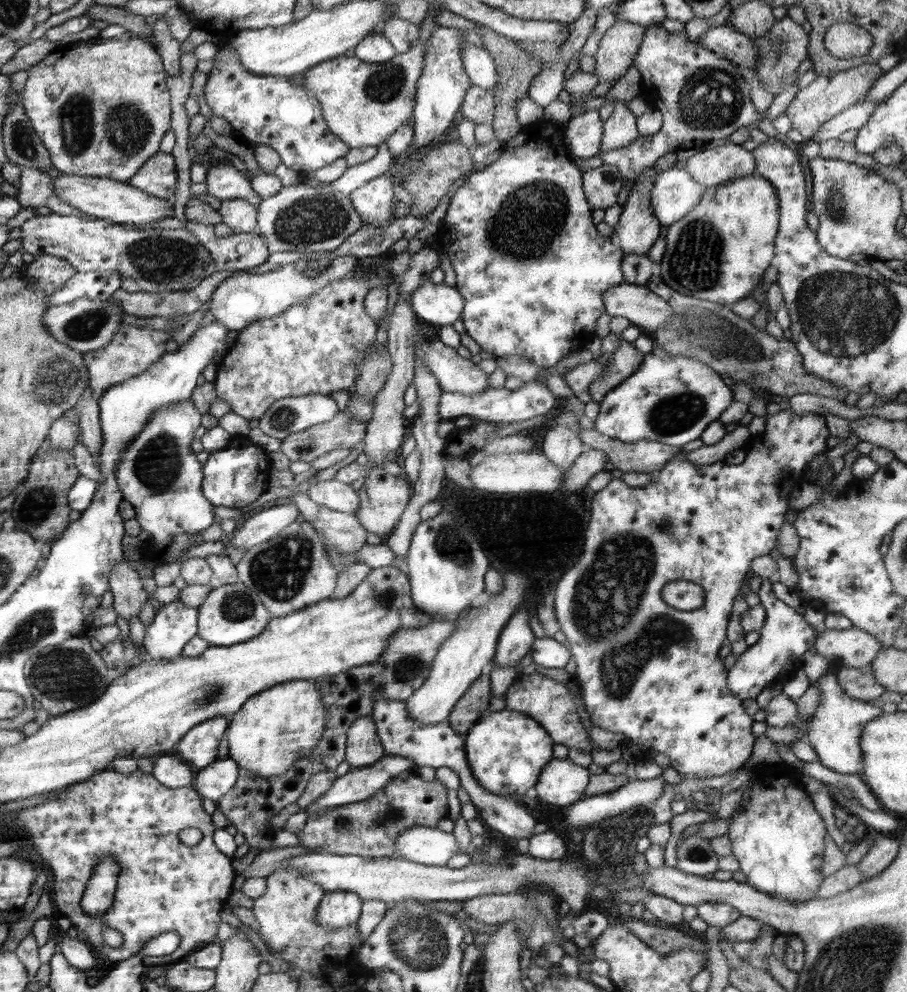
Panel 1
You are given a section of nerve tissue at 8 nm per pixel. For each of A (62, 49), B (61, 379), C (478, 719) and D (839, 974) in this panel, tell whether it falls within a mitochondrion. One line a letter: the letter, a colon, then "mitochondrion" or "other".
A: other
B: mitochondrion
C: other
D: mitochondrion

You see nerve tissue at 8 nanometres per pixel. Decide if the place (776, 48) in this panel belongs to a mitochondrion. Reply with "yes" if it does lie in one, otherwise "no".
yes

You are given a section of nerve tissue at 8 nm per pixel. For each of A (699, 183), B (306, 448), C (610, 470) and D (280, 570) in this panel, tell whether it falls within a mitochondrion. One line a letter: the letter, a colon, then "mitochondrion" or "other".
A: other
B: mitochondrion
C: other
D: mitochondrion

